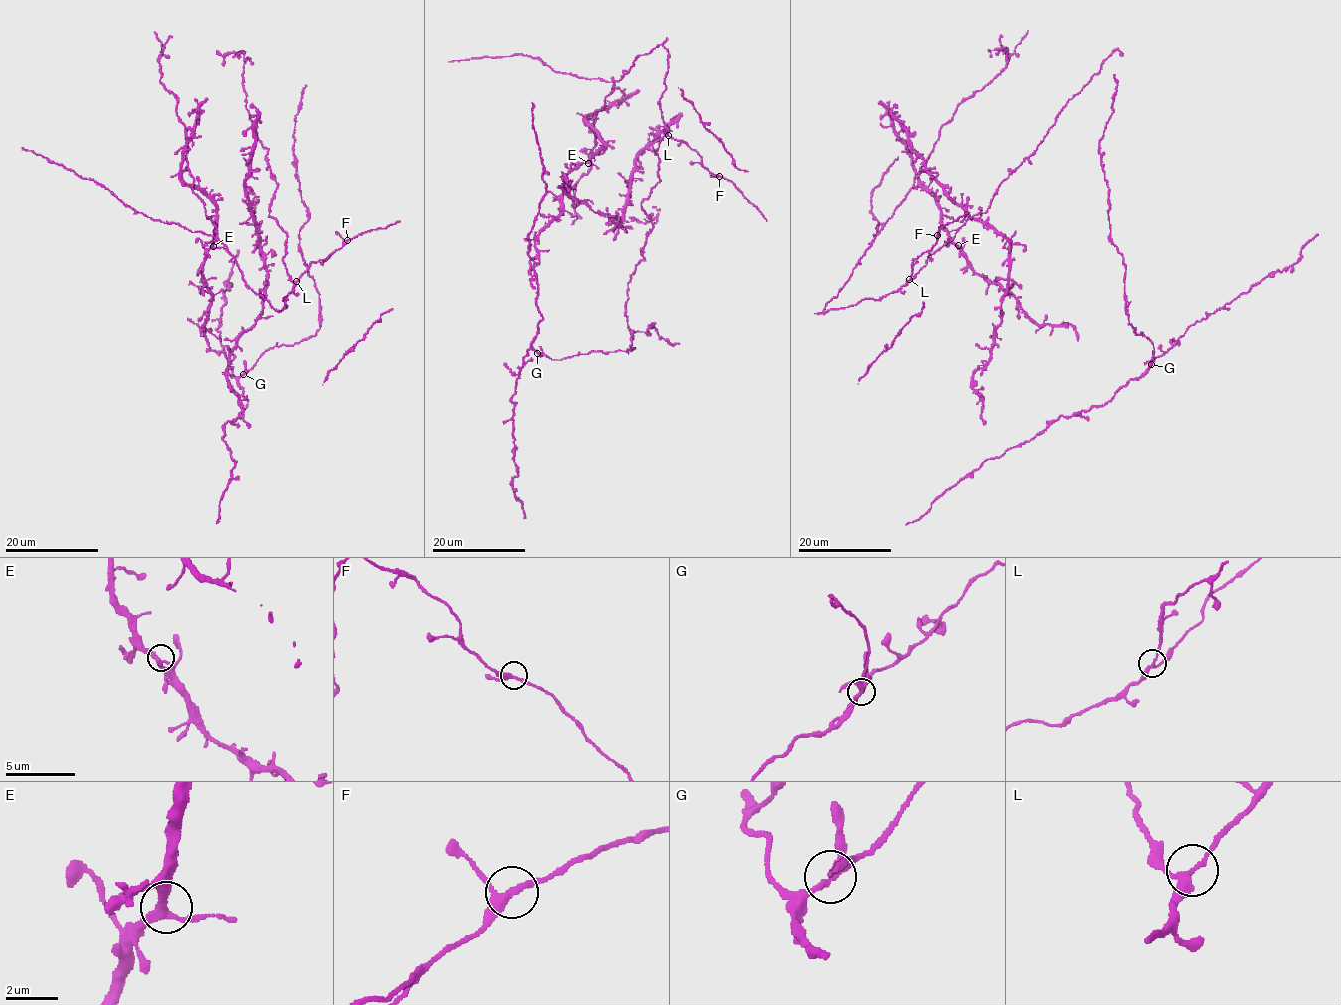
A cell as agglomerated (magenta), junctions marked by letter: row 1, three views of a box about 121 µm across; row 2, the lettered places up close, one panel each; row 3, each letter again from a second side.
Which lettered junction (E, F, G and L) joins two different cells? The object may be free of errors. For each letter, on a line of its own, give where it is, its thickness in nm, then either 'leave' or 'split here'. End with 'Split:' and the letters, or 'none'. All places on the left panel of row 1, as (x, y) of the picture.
E: (213, 246) | 280 nm | leave
F: (347, 240) | 240 nm | leave
G: (243, 374) | 260 nm | leave
L: (296, 281) | 220 nm | leave
Split: none

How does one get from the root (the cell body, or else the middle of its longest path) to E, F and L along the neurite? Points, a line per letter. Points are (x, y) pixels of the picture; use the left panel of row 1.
E: (266, 276), (256, 231), (276, 220), (294, 282), (280, 310), (246, 284), (187, 167), (215, 206), (213, 246)
F: (266, 276), (256, 231), (268, 217), (286, 234), (282, 260), (293, 282), (347, 240)
L: (266, 276), (256, 231), (261, 221), (273, 217), (287, 236), (283, 263), (290, 278), (296, 281)

